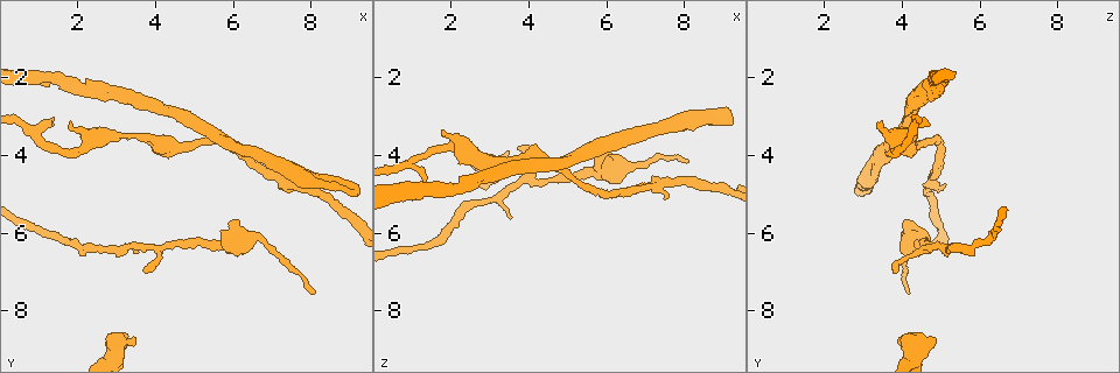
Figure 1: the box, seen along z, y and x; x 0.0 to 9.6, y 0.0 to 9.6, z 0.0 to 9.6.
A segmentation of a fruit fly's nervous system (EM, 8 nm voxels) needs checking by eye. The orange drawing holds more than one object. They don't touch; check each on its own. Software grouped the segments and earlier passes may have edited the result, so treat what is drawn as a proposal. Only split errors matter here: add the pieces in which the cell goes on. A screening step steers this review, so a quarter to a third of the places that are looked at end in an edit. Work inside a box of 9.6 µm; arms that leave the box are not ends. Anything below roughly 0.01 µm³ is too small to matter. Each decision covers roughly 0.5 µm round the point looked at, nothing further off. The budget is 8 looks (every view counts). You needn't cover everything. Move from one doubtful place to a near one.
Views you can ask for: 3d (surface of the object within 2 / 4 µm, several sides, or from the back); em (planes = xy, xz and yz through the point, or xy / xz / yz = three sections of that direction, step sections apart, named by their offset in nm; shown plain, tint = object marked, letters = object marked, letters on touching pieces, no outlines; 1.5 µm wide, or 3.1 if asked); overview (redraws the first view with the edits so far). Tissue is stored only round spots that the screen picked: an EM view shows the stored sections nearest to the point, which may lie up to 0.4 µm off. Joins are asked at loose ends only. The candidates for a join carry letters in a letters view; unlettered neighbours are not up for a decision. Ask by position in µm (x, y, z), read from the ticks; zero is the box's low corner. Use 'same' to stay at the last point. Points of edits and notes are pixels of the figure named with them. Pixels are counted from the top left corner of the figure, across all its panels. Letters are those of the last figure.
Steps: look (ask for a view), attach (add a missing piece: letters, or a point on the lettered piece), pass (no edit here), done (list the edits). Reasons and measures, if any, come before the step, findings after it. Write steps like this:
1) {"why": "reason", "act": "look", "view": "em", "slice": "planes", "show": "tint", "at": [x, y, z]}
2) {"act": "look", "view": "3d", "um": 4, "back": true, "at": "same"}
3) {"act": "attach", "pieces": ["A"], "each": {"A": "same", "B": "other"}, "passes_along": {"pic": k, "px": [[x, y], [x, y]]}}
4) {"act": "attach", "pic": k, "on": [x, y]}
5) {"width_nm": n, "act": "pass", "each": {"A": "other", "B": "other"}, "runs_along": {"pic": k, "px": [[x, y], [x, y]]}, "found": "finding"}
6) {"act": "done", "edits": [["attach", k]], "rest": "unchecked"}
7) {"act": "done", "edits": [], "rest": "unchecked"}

{"act": "look", "view": "em", "um": 3.1, "slice": "planes", "show": "tint", "at": [3.40, 8.75, 3.85]}

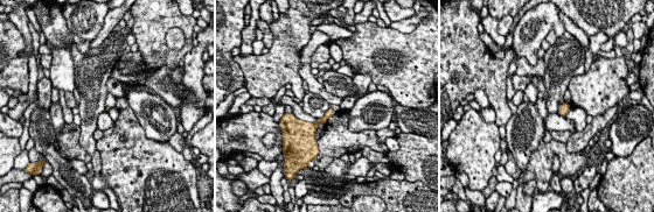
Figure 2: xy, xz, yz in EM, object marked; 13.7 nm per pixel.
{"act": "look", "view": "em", "um": 3.1, "slice": "planes", "show": "letters", "at": "same"}

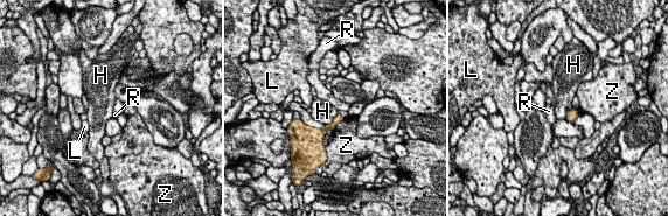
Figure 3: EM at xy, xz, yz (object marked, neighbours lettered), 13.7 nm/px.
{"act": "pass", "each": {"H": "other", "L": "other", "R": "other", "Z": "other"}, "border": {"pic": 3, "px": [[572, 108], [568, 111], [566, 119]]}, "found": "none of them fits"}

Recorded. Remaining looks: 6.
{"why": "tapers out", "act": "look", "view": "3d", "um": 4, "at": [3.75, 7.00, 3.75]}

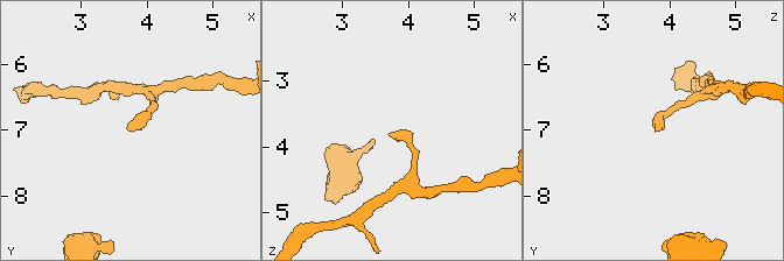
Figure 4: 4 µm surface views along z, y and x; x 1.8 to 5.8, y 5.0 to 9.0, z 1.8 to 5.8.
{"act": "look", "view": "em", "slice": "planes", "show": "letters", "at": [3.75, 7.00, 3.80]}

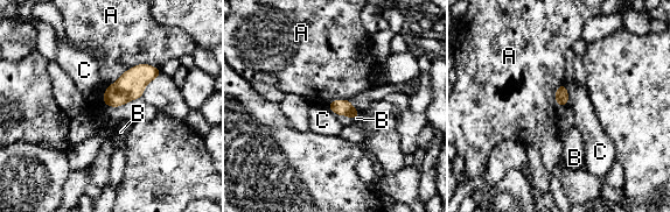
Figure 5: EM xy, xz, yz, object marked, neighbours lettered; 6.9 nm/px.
{"width_nm": 100, "act": "pass", "each": {"A": "other", "B": "other", "C": "other"}, "border": {"pic": 5, "px": [[159, 68], [128, 68], [103, 103]]}, "found": "none of them fits"}

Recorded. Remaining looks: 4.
{"why": "branch stops here", "act": "look", "view": "em", "slice": "planes", "show": "letters", "at": [1.85, 3.20, 3.45]}

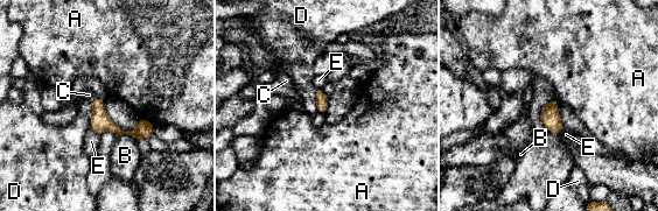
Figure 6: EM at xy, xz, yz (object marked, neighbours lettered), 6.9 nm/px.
{"act": "attach", "pic": 6, "on": [89, 95], "each": {"A": "other", "B": "other", "C": "same", "D": "other", "E": "other"}, "passes_along": {"pic": 6, "px": [[100, 122], [93, 99], [89, 95]]}, "found": "the cell continues"}

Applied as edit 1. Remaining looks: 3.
{"act": "done", "edits": [["attach", 6]], "rest": "unchecked"}

